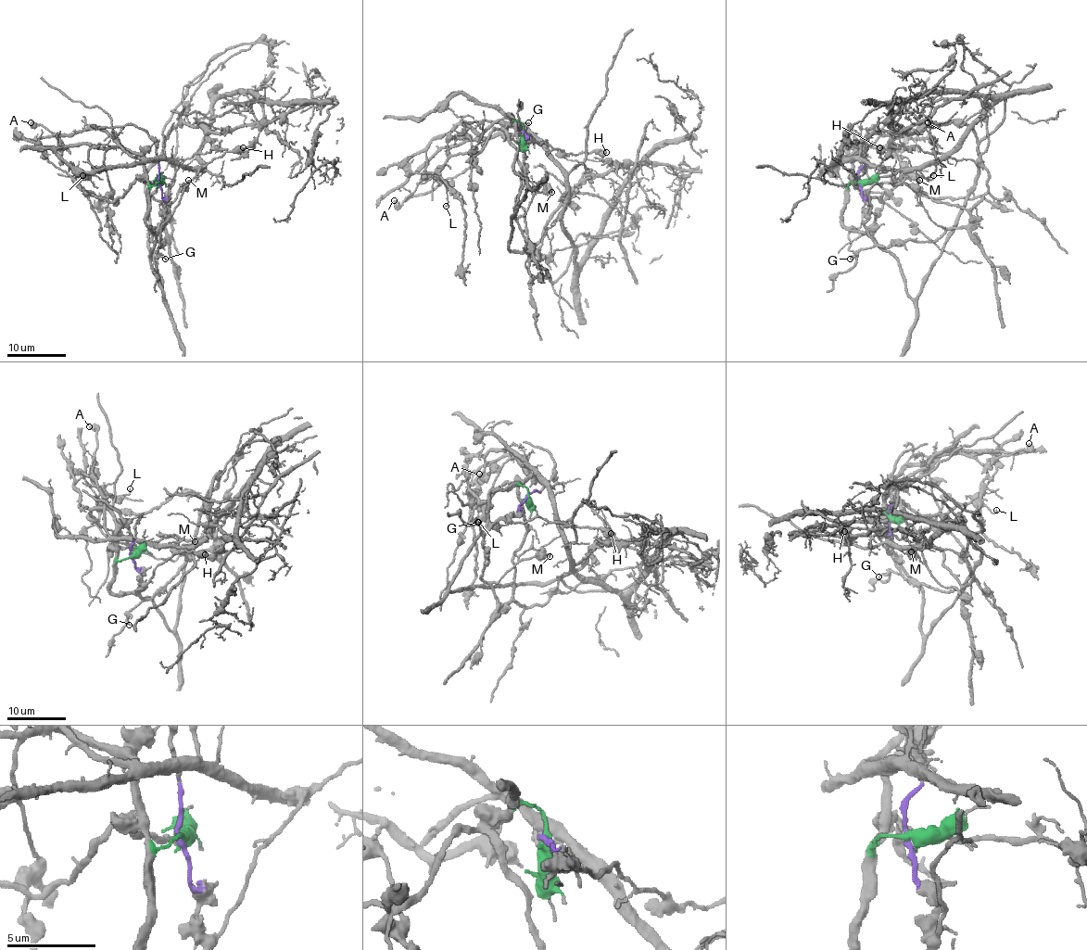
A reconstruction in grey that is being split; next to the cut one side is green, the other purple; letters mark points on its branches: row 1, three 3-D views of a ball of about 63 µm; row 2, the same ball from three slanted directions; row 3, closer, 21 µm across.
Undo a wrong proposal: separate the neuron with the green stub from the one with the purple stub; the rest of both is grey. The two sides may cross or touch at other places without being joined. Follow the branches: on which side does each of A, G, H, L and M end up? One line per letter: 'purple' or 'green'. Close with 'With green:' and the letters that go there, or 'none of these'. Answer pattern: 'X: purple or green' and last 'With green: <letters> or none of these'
A: green
G: purple
H: purple
L: green
M: purple
With green: A, L

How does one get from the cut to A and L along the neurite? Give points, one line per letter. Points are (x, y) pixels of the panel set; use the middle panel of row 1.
A: (523, 132), (517, 120), (489, 136), (455, 125), (430, 143), (424, 178), (401, 204), (394, 200)
L: (523, 132), (514, 120), (489, 136), (455, 125), (437, 135), (424, 169), (445, 185), (445, 206)

